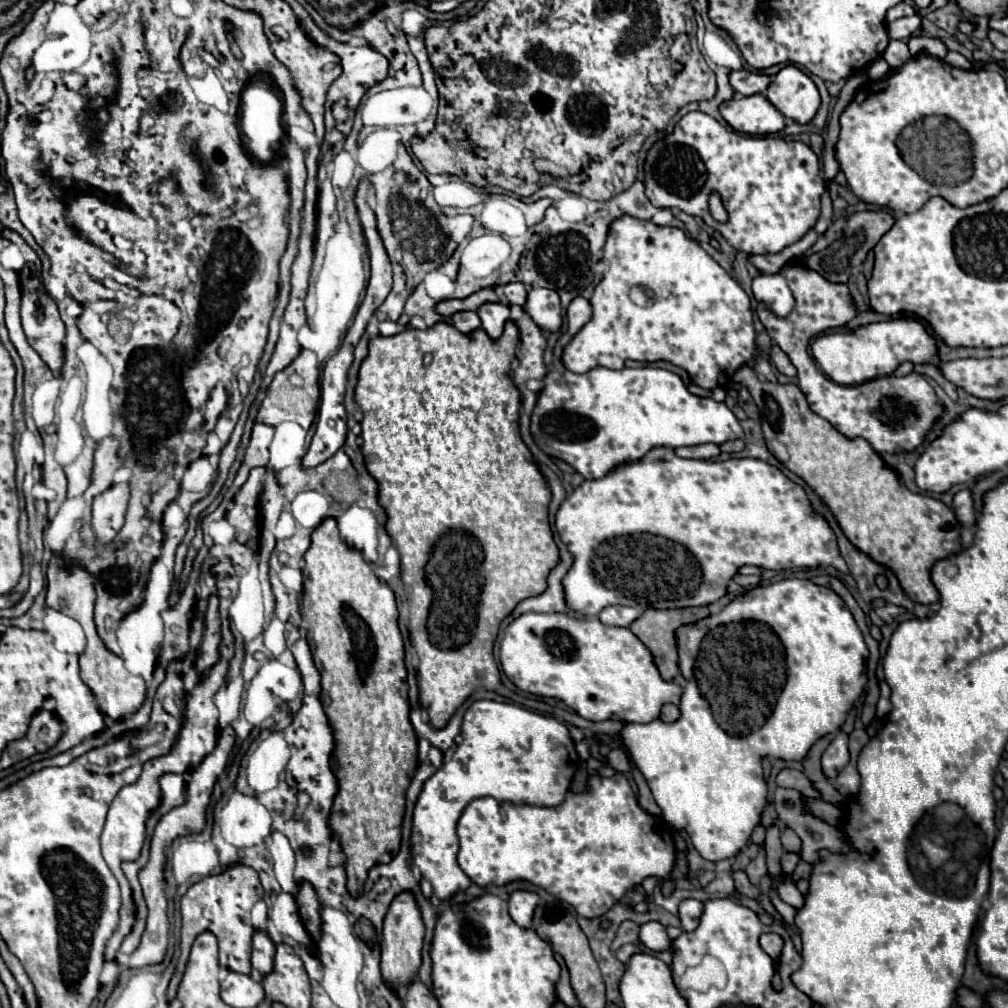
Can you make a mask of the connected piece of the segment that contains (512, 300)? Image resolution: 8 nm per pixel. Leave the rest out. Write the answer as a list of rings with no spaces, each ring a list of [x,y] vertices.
[[[509,282],[509,284],[503,286],[503,292],[505,292],[509,304],[525,306],[525,300],[527,300],[527,288],[525,288],[525,284],[521,284],[521,282]]]

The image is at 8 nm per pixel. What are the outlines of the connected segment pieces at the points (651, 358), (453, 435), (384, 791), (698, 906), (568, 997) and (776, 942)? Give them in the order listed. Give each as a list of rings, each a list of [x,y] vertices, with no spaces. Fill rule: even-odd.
[[[623,216],[609,228],[609,236],[603,248],[603,262],[607,270],[591,296],[593,316],[573,336],[563,350],[563,364],[575,374],[583,374],[595,366],[625,368],[625,360],[655,362],[667,360],[689,372],[691,380],[701,388],[713,390],[731,382],[733,374],[753,360],[756,331],[751,316],[749,296],[743,288],[683,230],[671,226],[657,226],[649,220],[637,220]],[[633,286],[641,286],[647,292],[647,304],[637,306],[629,292]]]
[[[513,320],[505,324],[501,338],[491,340],[485,330],[473,330],[471,334],[463,334],[455,330],[455,326],[447,322],[437,322],[427,330],[405,328],[395,336],[377,336],[369,342],[369,356],[363,360],[359,370],[359,382],[355,388],[355,402],[363,412],[361,422],[361,452],[365,456],[365,466],[369,474],[379,482],[379,504],[387,510],[387,532],[401,554],[401,578],[405,584],[405,598],[411,614],[411,632],[413,644],[419,654],[419,698],[425,704],[429,722],[435,728],[443,728],[455,710],[465,702],[465,698],[479,686],[487,690],[497,690],[501,686],[499,668],[493,658],[493,642],[499,632],[499,624],[507,618],[513,608],[529,598],[539,596],[547,588],[547,574],[559,562],[559,550],[553,542],[553,534],[549,528],[549,512],[547,506],[551,502],[551,488],[533,462],[529,448],[525,446],[519,432],[519,408],[521,408],[521,392],[511,378],[511,362],[515,358],[515,348],[519,344],[519,330]]]
[[[327,518],[323,520],[313,536],[311,536],[311,546],[303,556],[303,602],[301,602],[301,610],[307,610],[307,642],[313,654],[313,662],[317,666],[317,670],[321,672],[321,702],[325,706],[325,714],[333,726],[335,732],[335,752],[333,752],[333,760],[335,760],[335,776],[339,780],[339,792],[335,796],[335,804],[333,804],[333,812],[331,812],[331,820],[329,826],[333,830],[333,834],[337,834],[341,838],[341,848],[347,854],[345,860],[345,870],[347,870],[347,888],[353,896],[359,896],[363,892],[363,882],[367,880],[367,872],[369,868],[373,868],[375,864],[381,862],[391,862],[393,856],[399,852],[401,846],[401,826],[403,826],[403,816],[405,816],[405,790],[411,782],[411,778],[415,776],[419,758],[417,758],[417,736],[415,730],[411,726],[409,720],[409,684],[407,684],[407,670],[405,670],[405,662],[403,662],[403,640],[401,640],[401,632],[397,626],[397,604],[395,604],[395,594],[391,590],[391,586],[387,586],[385,582],[379,580],[379,576],[375,574],[375,568],[371,562],[367,562],[363,558],[361,550],[355,550],[351,546],[347,546],[347,542],[339,536],[339,528],[337,528],[337,520],[335,518]]]
[[[683,900],[679,906],[679,918],[687,932],[691,932],[699,926],[701,914],[703,914],[703,902],[699,902],[699,900]]]
[[[555,954],[555,958],[561,964],[561,978],[559,978],[559,982],[556,984],[556,997],[565,1006],[575,1006],[577,1004],[577,998],[575,998],[573,988],[569,984],[569,970],[567,970],[567,966],[565,966],[565,962],[563,962],[563,958],[559,954]]]
[[[775,933],[762,934],[759,938],[761,947],[773,960],[778,960],[783,948],[783,939]]]

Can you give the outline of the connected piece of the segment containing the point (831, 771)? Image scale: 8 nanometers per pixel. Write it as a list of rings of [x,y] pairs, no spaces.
[[[839,732],[837,738],[827,746],[827,750],[821,758],[821,768],[827,778],[835,778],[849,762],[849,750],[847,750],[845,742],[847,742],[847,734]]]

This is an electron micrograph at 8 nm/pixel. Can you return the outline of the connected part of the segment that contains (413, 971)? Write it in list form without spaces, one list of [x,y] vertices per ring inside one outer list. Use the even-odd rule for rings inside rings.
[[[413,892],[397,894],[389,906],[383,926],[383,940],[381,940],[381,972],[387,984],[397,990],[397,982],[411,982],[417,976],[417,968],[421,966],[421,946],[423,946],[425,926],[421,920],[421,910]]]

